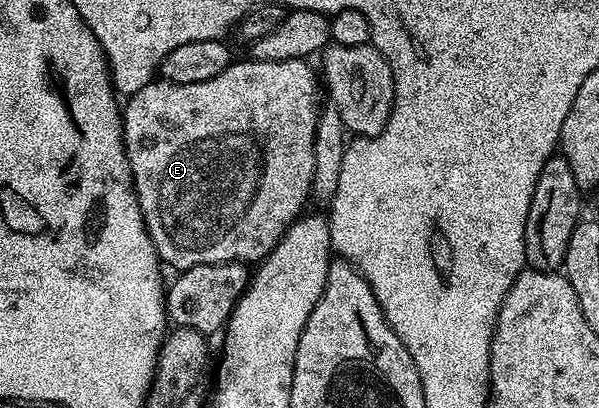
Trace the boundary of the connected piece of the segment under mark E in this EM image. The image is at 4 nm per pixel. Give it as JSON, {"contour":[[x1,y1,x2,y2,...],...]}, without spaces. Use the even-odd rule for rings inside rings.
{"contour":[[296,58,280,62,255,61,253,59,247,59,247,61,235,60,224,71,220,71,220,75,212,75,212,79,204,79,204,83,184,83,183,85,177,85,171,81,163,81,161,79,149,81,147,85,140,87,140,91,136,91,125,102,124,108,121,110,122,138,126,144,126,154,128,155,128,163,132,171,134,193,140,203,140,211,146,224,146,230,150,233,154,249,158,252,158,260,163,266,171,265,174,271,181,271,183,269,191,269,197,265,203,265,204,263,212,263,215,265,216,263,224,263,225,261,241,261,243,263,251,263,250,261,254,261,253,263,261,262,277,247,279,239,286,234,287,229,289,229,299,217,303,216,305,209,302,208,306,205,306,196,308,198,311,196,314,183,314,156,312,155,312,147,314,146,316,123,318,122,320,112,320,100,318,101,318,89,320,93,320,85,319,82,318,85,314,82,314,73,310,70,309,64,311,64,309,60]]}

